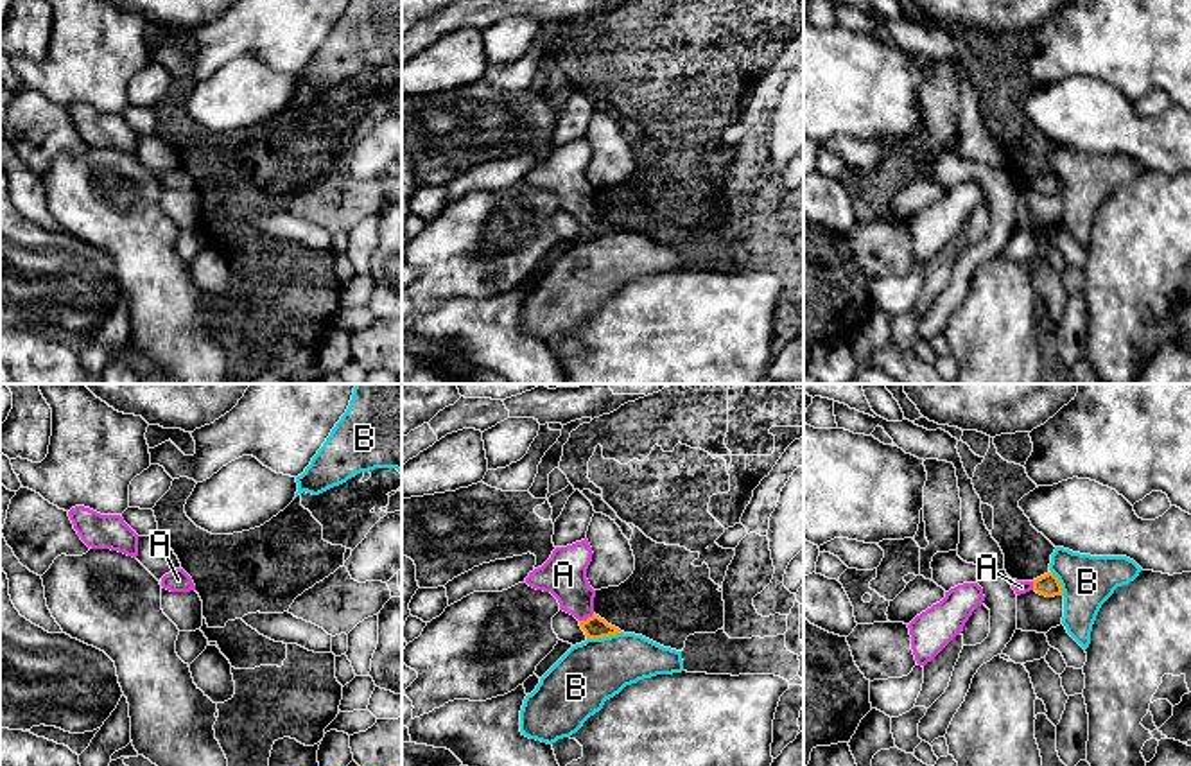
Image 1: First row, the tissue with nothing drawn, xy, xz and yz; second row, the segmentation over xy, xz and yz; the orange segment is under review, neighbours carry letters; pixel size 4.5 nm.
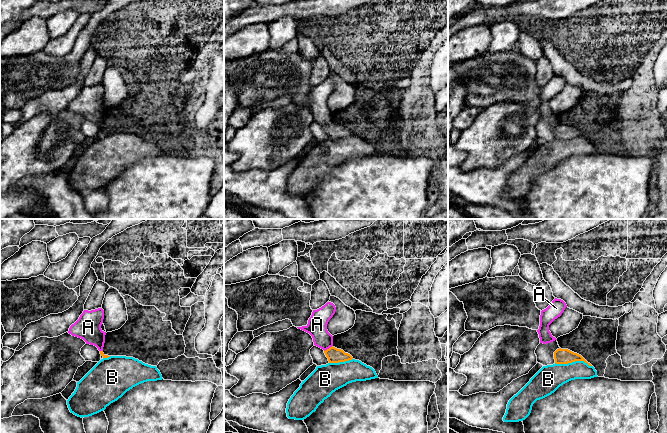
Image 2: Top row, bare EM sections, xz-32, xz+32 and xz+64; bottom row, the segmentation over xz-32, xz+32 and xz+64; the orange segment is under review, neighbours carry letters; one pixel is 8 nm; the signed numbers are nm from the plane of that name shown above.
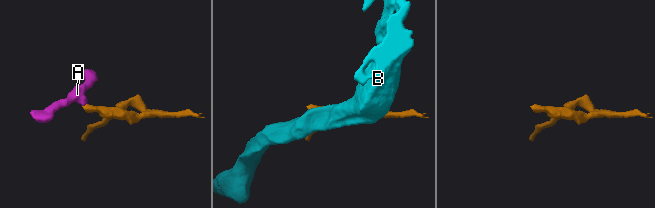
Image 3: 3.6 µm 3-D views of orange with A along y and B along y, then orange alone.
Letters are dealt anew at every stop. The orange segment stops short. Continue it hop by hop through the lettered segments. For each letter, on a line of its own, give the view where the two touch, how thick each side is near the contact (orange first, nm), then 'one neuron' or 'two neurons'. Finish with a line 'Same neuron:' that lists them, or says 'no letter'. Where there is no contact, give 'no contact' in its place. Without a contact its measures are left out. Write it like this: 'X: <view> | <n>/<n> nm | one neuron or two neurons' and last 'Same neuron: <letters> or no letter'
A: xz | 100/200 nm | one neuron
B: xz | 100/280 nm | two neurons
Same neuron: A

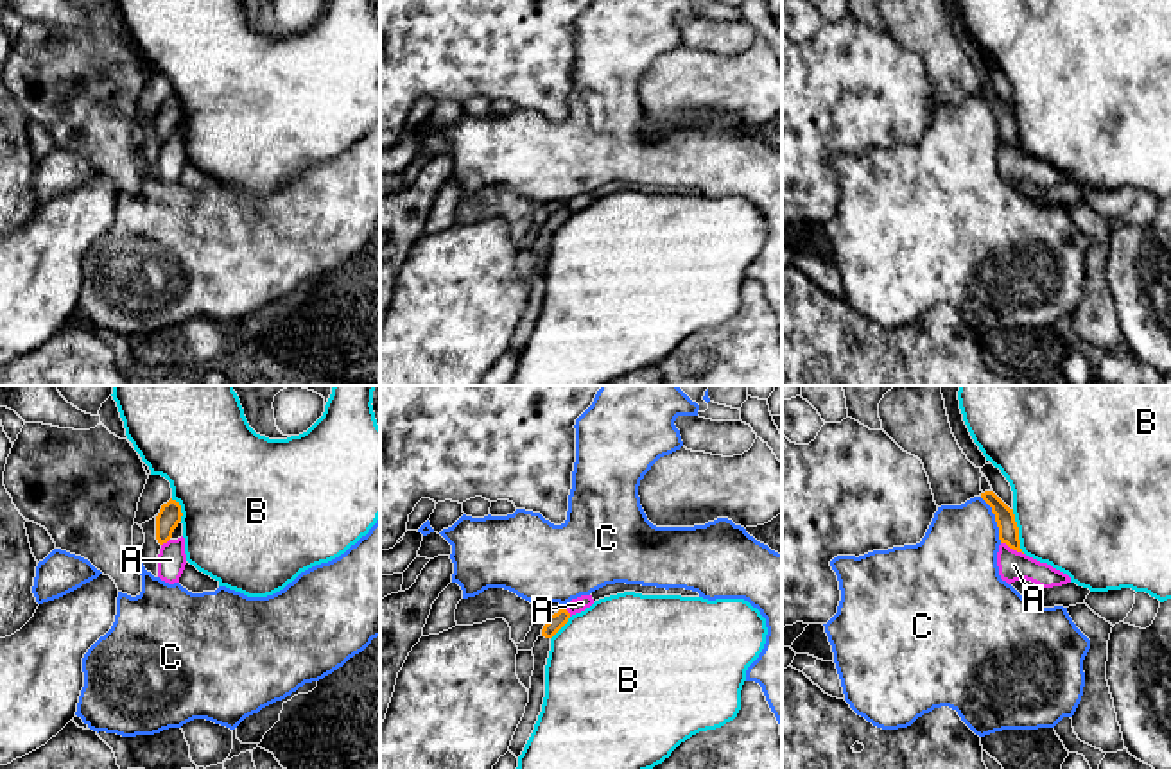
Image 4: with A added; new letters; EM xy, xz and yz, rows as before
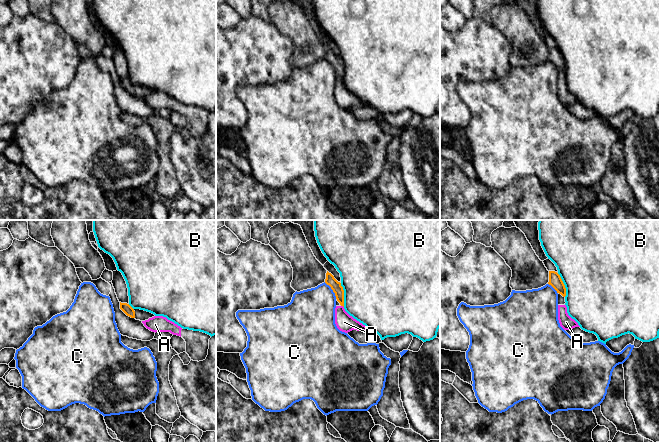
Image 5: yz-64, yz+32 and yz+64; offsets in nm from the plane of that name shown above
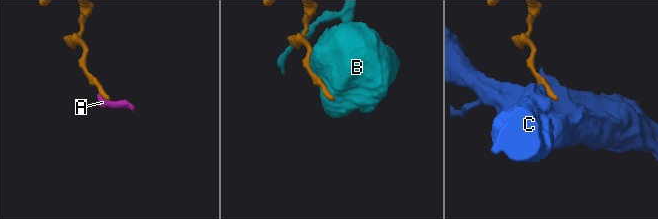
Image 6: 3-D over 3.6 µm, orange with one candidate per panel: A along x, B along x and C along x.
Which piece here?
A: yz | 100/130 nm | two neurons
B: yz | 100/480 nm | two neurons
C: yz | 100/360 nm | two neurons
Same neuron: no letter

